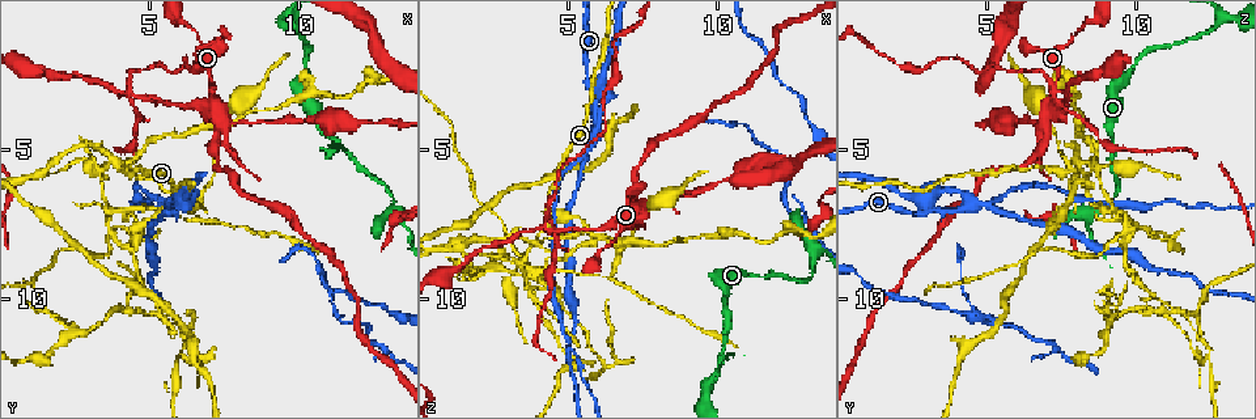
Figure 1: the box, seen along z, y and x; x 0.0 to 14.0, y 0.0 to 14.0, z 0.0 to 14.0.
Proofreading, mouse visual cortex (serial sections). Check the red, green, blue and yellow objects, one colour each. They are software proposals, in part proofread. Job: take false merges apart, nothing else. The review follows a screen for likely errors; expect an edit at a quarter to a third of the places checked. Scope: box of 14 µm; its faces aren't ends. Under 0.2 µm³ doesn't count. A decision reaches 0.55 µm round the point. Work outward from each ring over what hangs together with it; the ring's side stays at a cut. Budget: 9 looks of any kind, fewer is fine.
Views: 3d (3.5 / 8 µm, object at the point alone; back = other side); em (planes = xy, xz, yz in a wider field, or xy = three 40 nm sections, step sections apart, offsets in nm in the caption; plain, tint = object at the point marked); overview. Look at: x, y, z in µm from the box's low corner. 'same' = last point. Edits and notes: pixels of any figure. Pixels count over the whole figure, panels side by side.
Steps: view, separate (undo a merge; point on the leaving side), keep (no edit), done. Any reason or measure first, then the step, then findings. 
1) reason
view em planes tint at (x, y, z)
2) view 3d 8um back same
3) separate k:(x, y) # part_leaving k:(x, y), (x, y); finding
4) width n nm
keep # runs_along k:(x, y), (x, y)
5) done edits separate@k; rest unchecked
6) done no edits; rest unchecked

thin neck
view 3d 3.5um at (11.5, 4.9, 9.1)

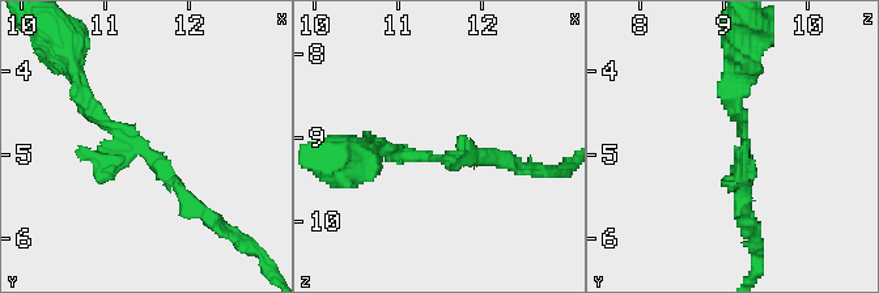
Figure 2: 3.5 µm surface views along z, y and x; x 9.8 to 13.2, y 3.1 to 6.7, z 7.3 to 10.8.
view em xy step 5 plain at (11.45, 4.95, 9.25)

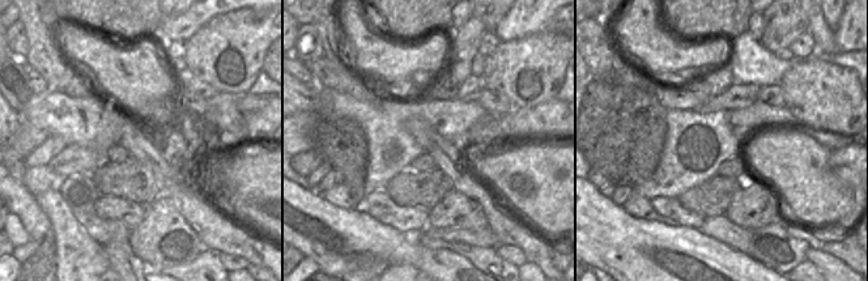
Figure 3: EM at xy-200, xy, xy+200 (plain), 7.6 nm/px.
view em xy step 5 tint same

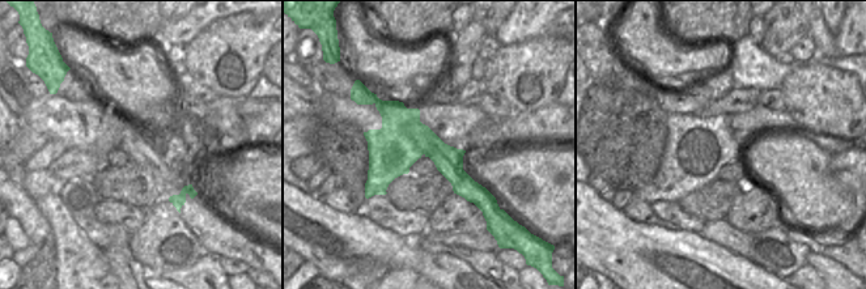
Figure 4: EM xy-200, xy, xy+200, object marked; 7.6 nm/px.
keep # runs_along 2:(81, 100), (130, 131), (206, 216); one cell here

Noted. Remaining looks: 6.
a narrow waist
view 3d 3.5um at (7.3, 3.4, 7.1)

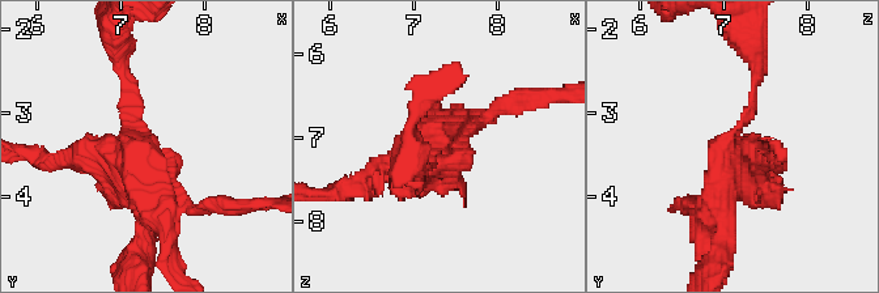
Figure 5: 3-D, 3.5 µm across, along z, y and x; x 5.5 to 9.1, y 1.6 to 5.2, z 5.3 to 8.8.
shape alone is not enough
view em planes plain at (7.20, 3.40, 7.05)

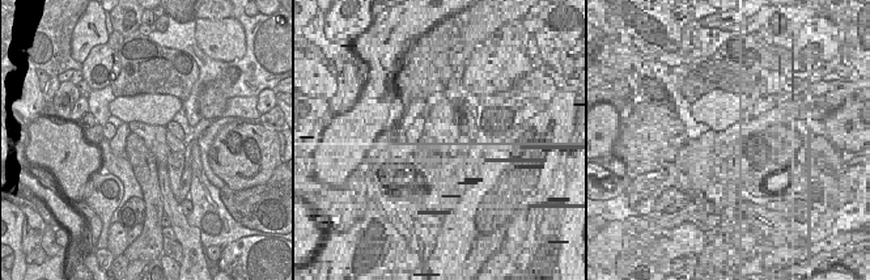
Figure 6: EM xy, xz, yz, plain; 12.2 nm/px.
view em planes tint same

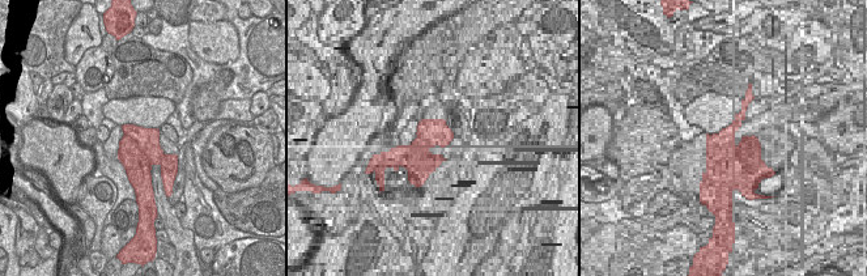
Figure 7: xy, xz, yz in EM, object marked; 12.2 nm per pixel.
width 500 nm
separate 5:(769, 172) # part_leaving 5:(722, 165), (729, 245), (712, 274); a second cell is stuck on

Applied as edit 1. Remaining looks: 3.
done edits separate@5; rest unchecked

